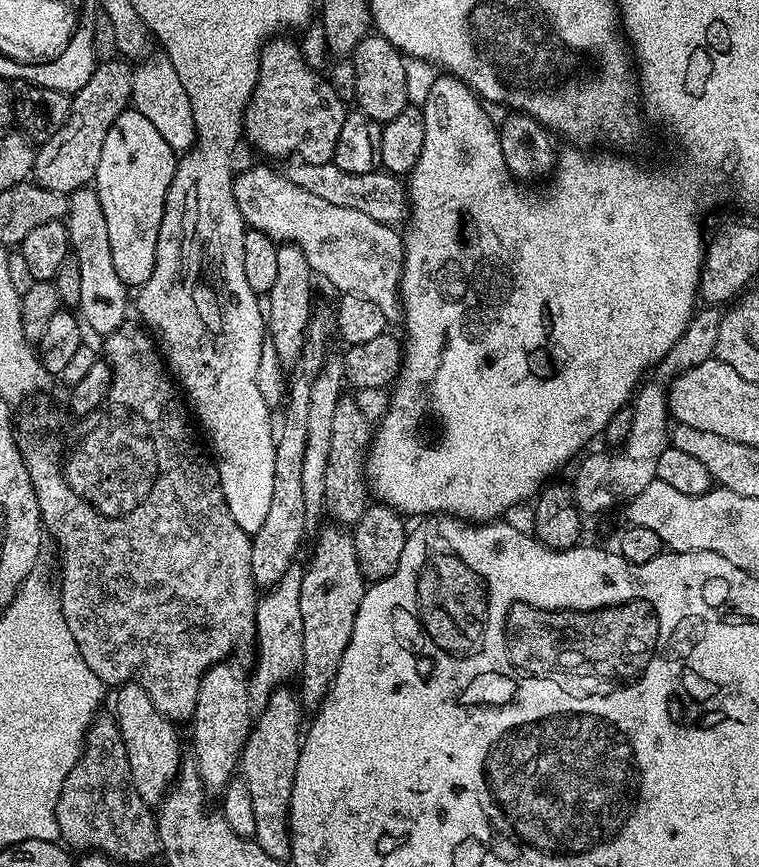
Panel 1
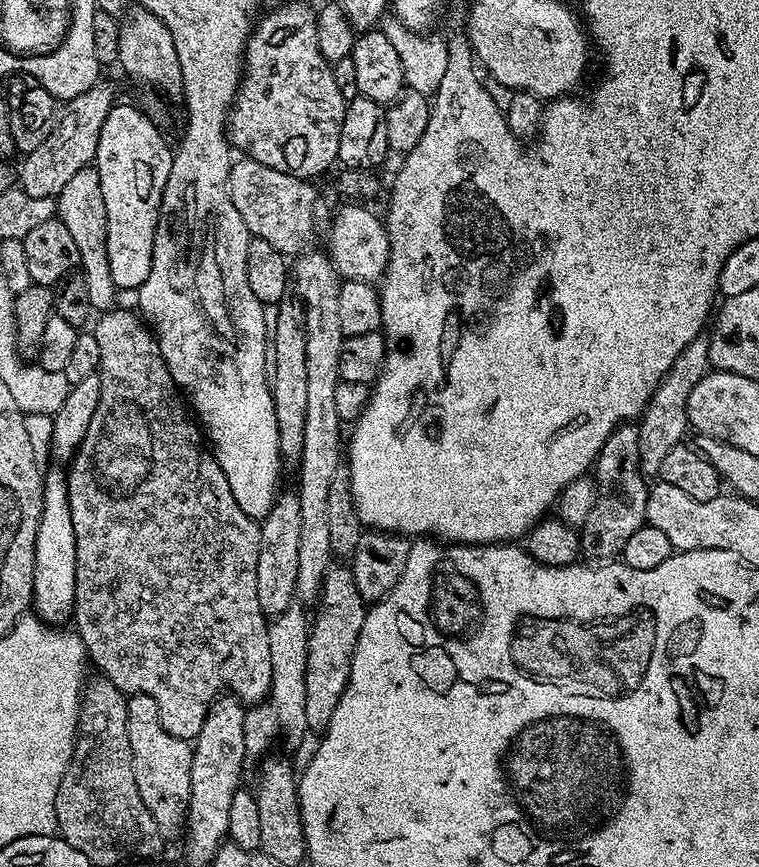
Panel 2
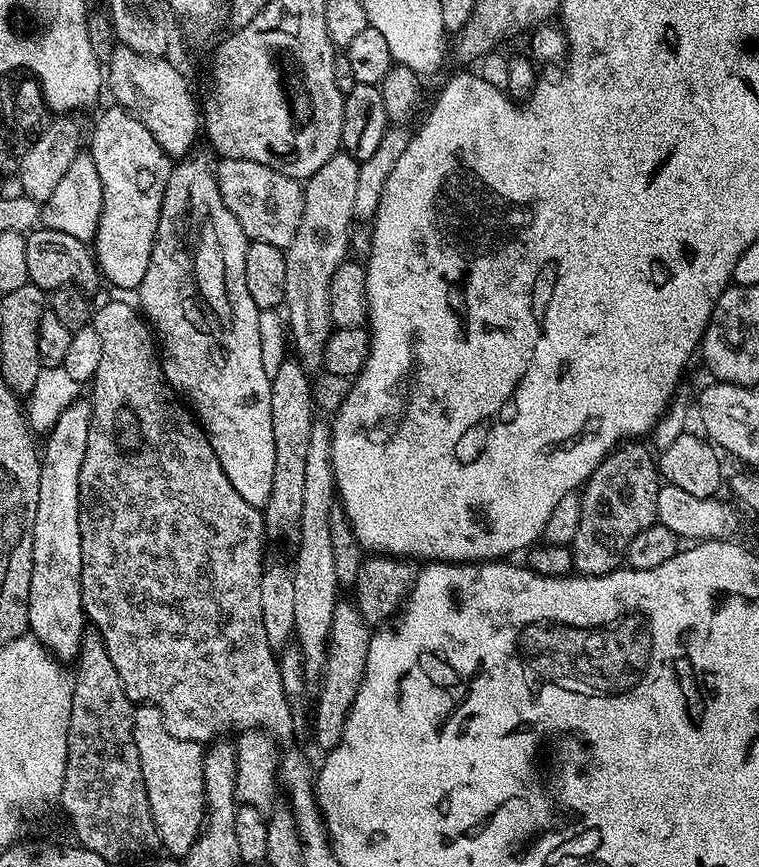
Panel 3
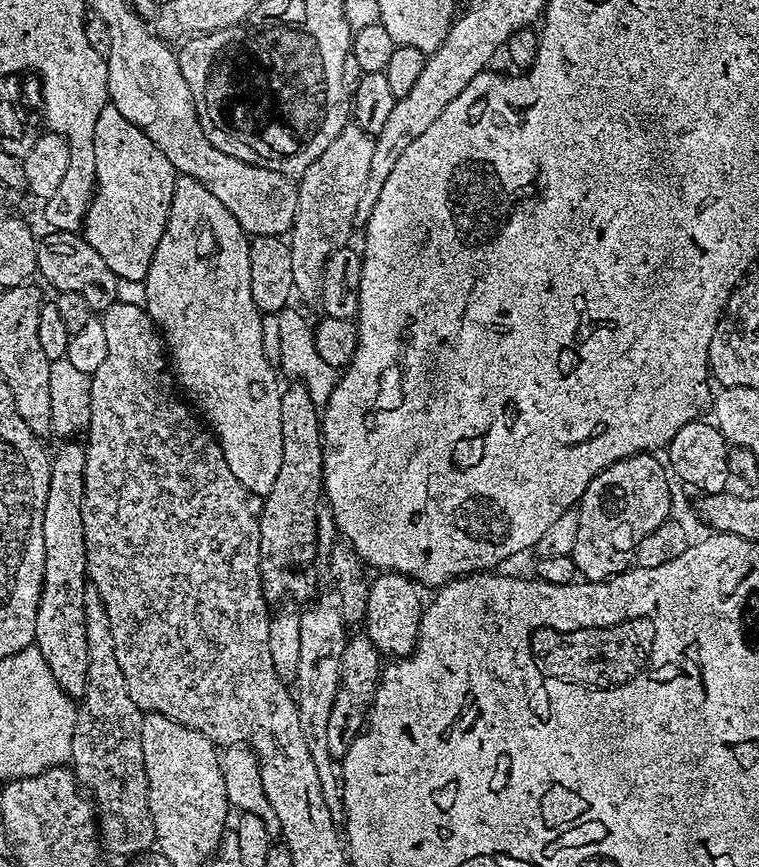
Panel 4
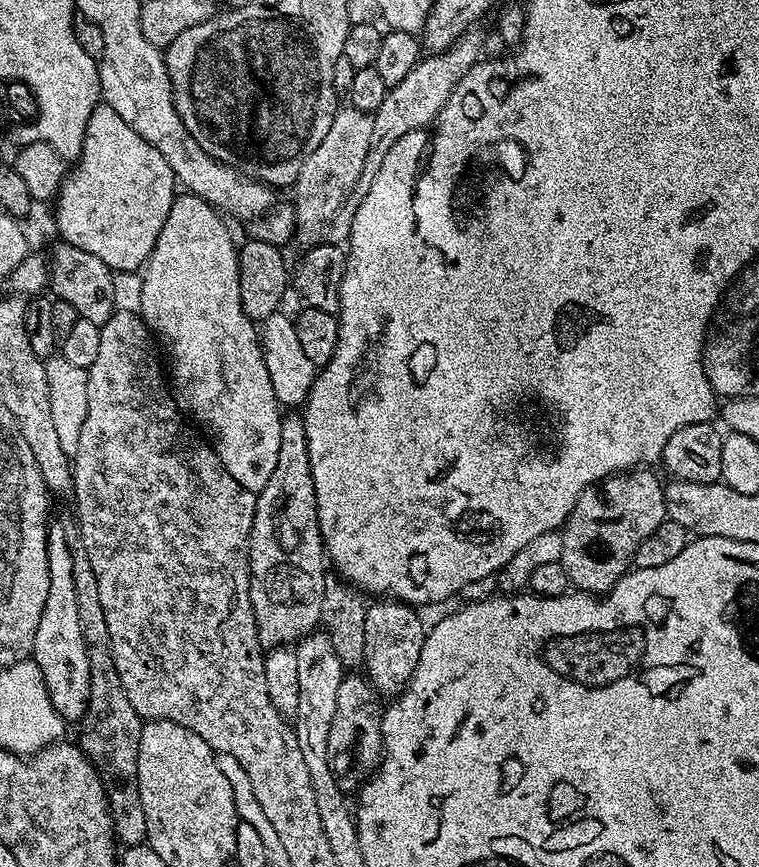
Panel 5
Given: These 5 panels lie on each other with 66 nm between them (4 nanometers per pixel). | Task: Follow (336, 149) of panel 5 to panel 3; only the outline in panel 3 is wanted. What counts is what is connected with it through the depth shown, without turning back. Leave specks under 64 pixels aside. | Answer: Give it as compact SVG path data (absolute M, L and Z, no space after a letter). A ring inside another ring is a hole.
M341 150L329 158L314 175L303 181L304 209L300 225L296 227L294 238L284 253L286 258L286 290L283 307L288 308L288 324L292 327L292 340L296 343L296 353L305 369L320 368L324 362L324 347L328 335L334 330L332 307L330 306L330 286L338 266L344 263L348 252L348 227L352 224L352 215L356 212L356 195L360 192L361 165Z

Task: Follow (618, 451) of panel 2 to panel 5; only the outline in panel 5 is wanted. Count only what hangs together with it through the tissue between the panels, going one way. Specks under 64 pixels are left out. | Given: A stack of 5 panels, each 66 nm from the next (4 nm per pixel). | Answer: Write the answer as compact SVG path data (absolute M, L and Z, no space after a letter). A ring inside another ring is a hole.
M637 466L626 472L613 472L597 484L591 484L580 495L574 510L562 529L560 563L573 589L589 594L604 594L629 571L632 556L642 538L650 538L668 516L665 485L648 466Z

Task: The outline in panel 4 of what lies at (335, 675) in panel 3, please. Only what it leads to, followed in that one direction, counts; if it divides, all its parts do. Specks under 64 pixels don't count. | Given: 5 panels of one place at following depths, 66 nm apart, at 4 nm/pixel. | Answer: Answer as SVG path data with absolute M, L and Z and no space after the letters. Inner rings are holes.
M366 634L349 635L340 662L338 692L334 694L334 706L330 709L330 722L326 725L326 746L333 758L343 758L354 738L364 731L368 723L368 711L372 708L376 686L380 682L382 658Z

